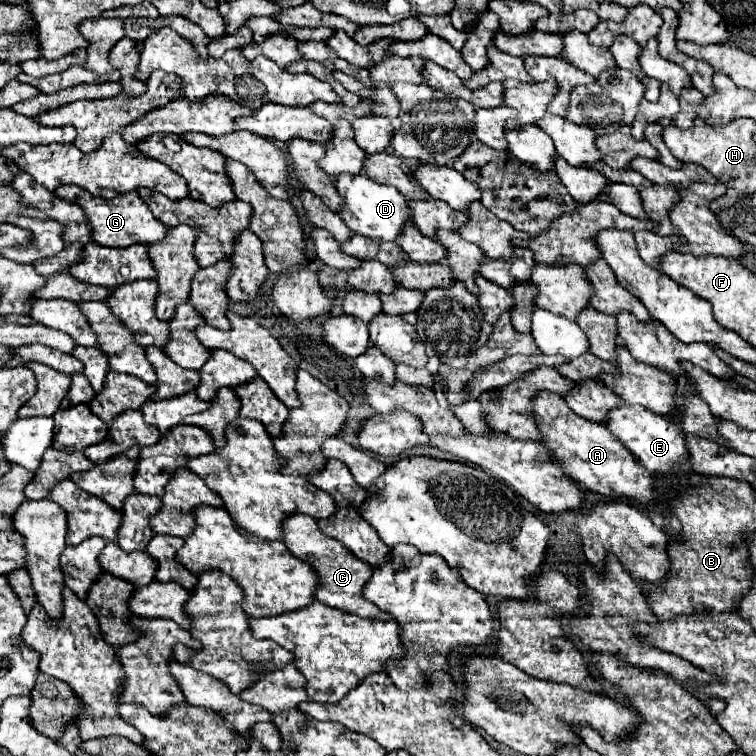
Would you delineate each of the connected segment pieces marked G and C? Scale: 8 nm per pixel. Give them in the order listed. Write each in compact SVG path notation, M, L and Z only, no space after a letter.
M68 184L68 186L60 186L56 190L56 194L66 200L76 200L84 208L84 212L92 224L92 230L94 230L92 240L96 240L102 246L128 248L132 244L156 244L156 242L162 242L168 234L168 226L162 224L150 212L150 208L144 204L144 200L136 192L116 196L116 200L104 200L100 196L92 196L90 192L86 192L84 188L80 188L76 184Z
M290 516L288 524L284 524L284 542L286 548L300 560L312 564L320 576L320 586L316 590L316 598L332 608L340 608L344 612L352 612L356 616L366 616L374 620L394 620L390 614L382 612L376 604L362 596L364 584L370 580L374 568L362 560L358 560L342 542L326 536L318 528L318 520L312 516Z

